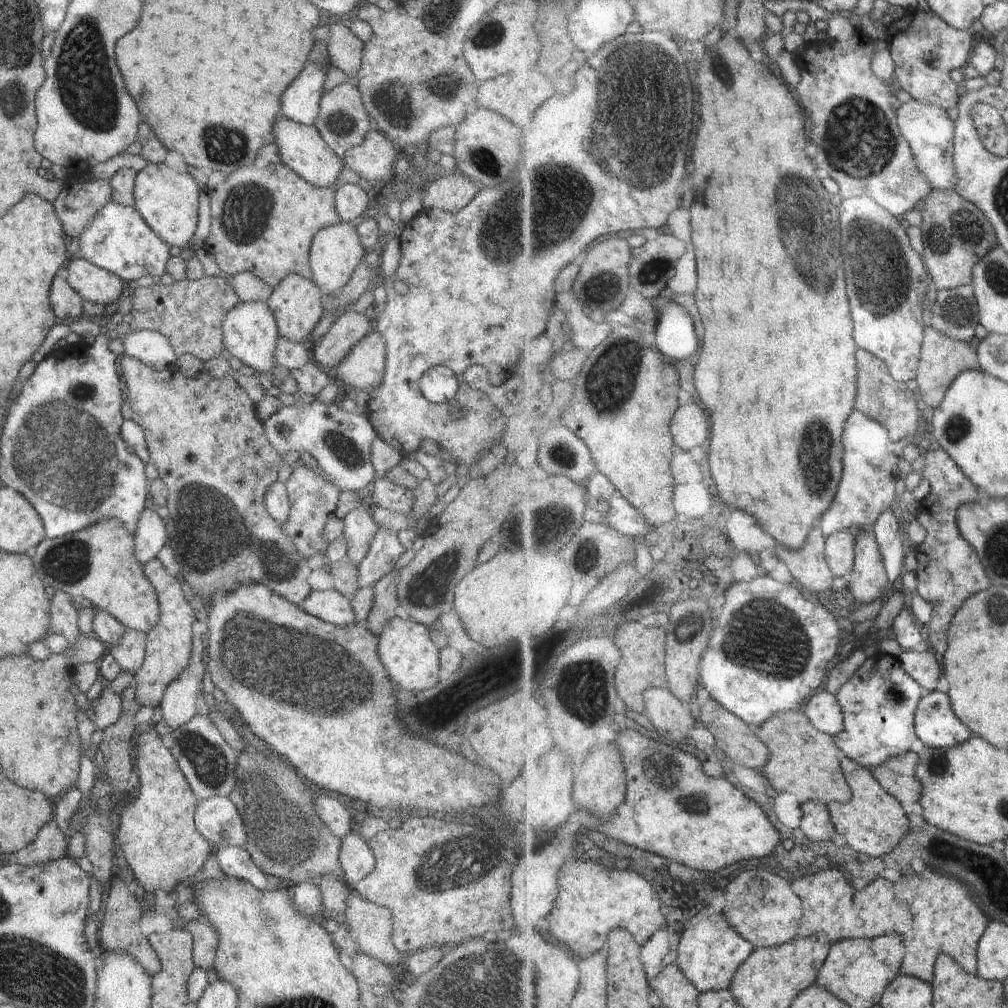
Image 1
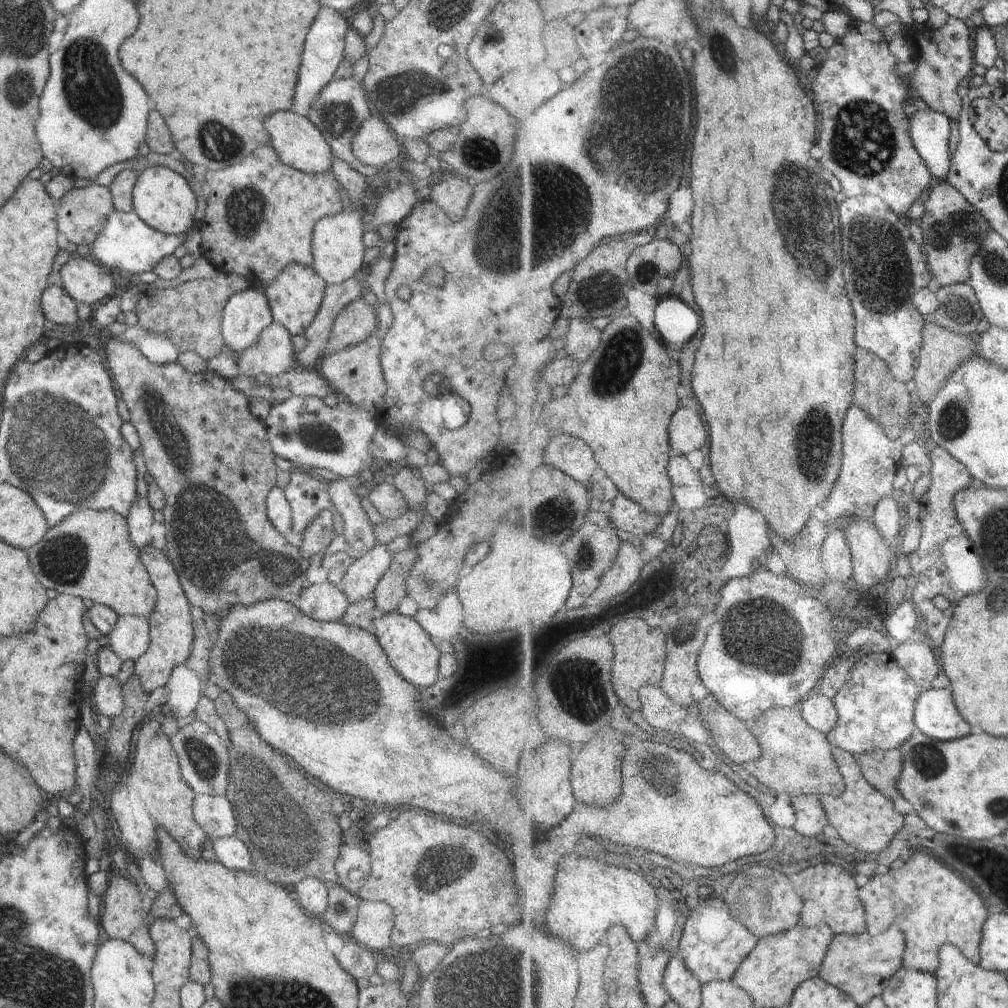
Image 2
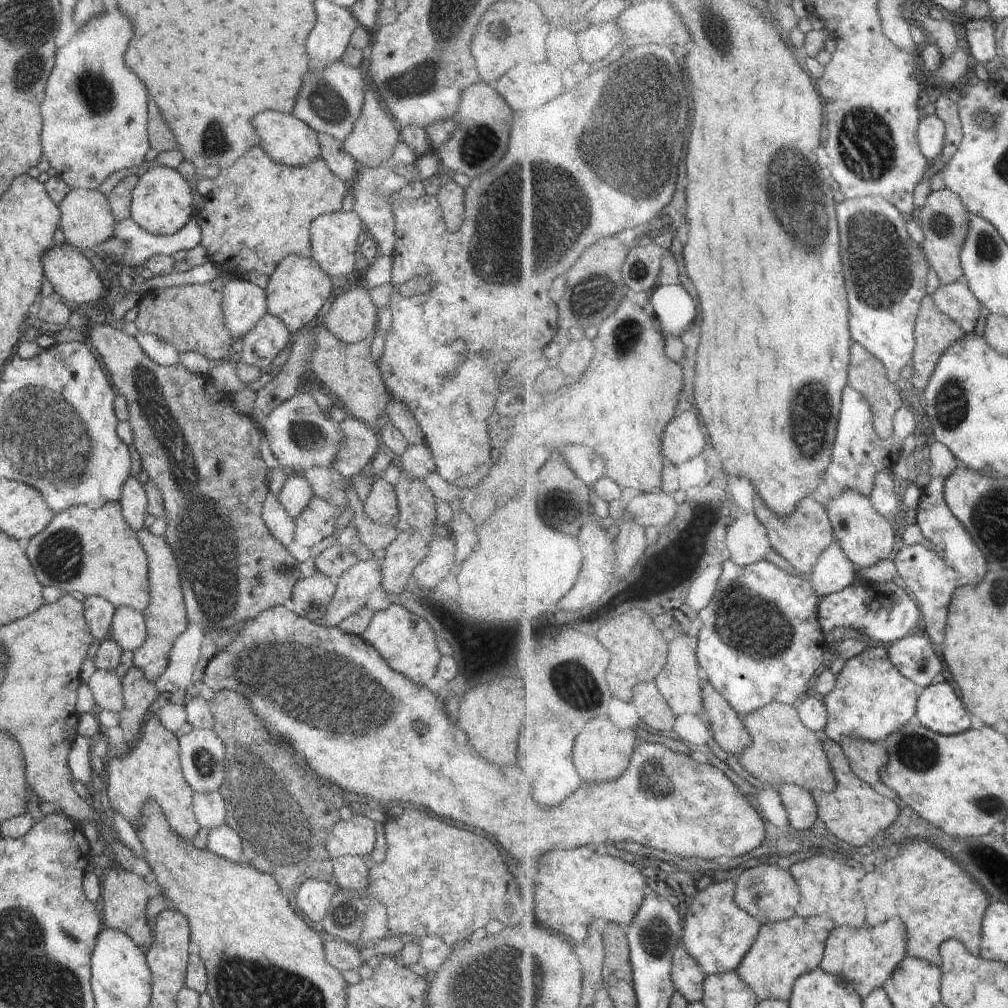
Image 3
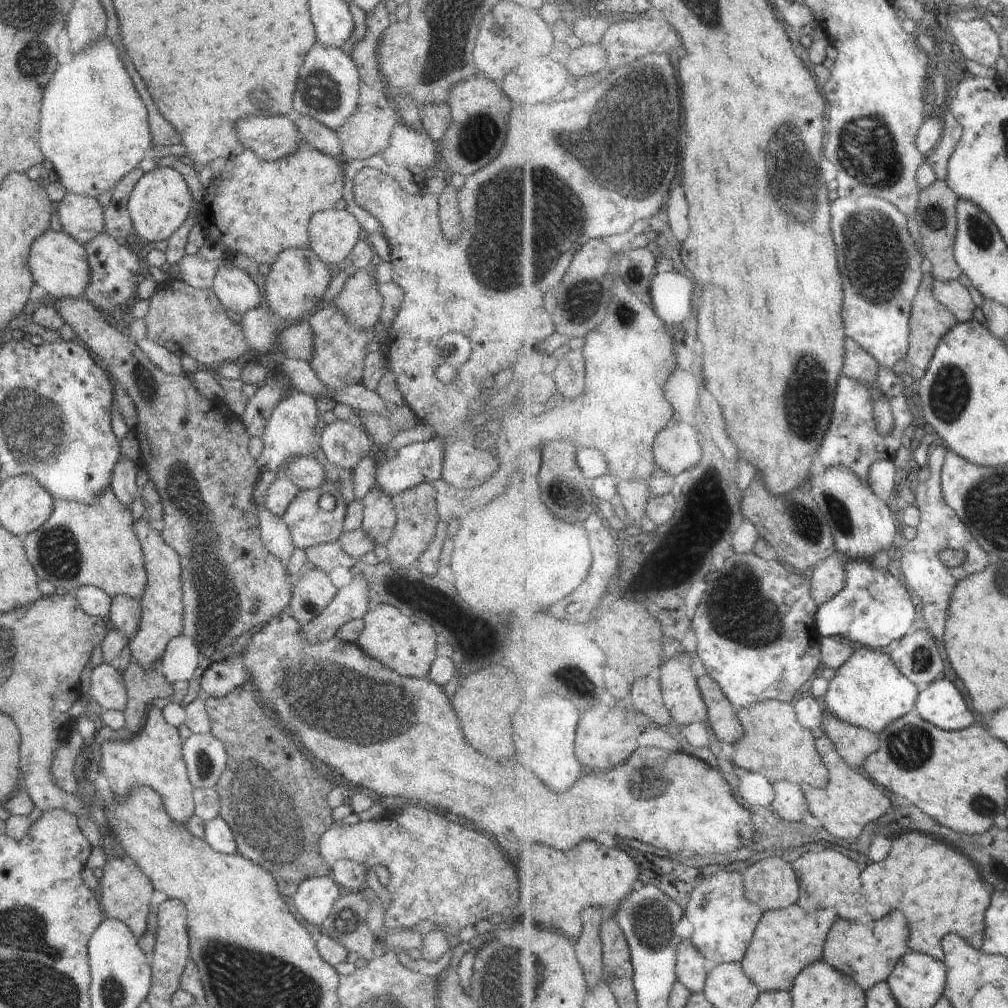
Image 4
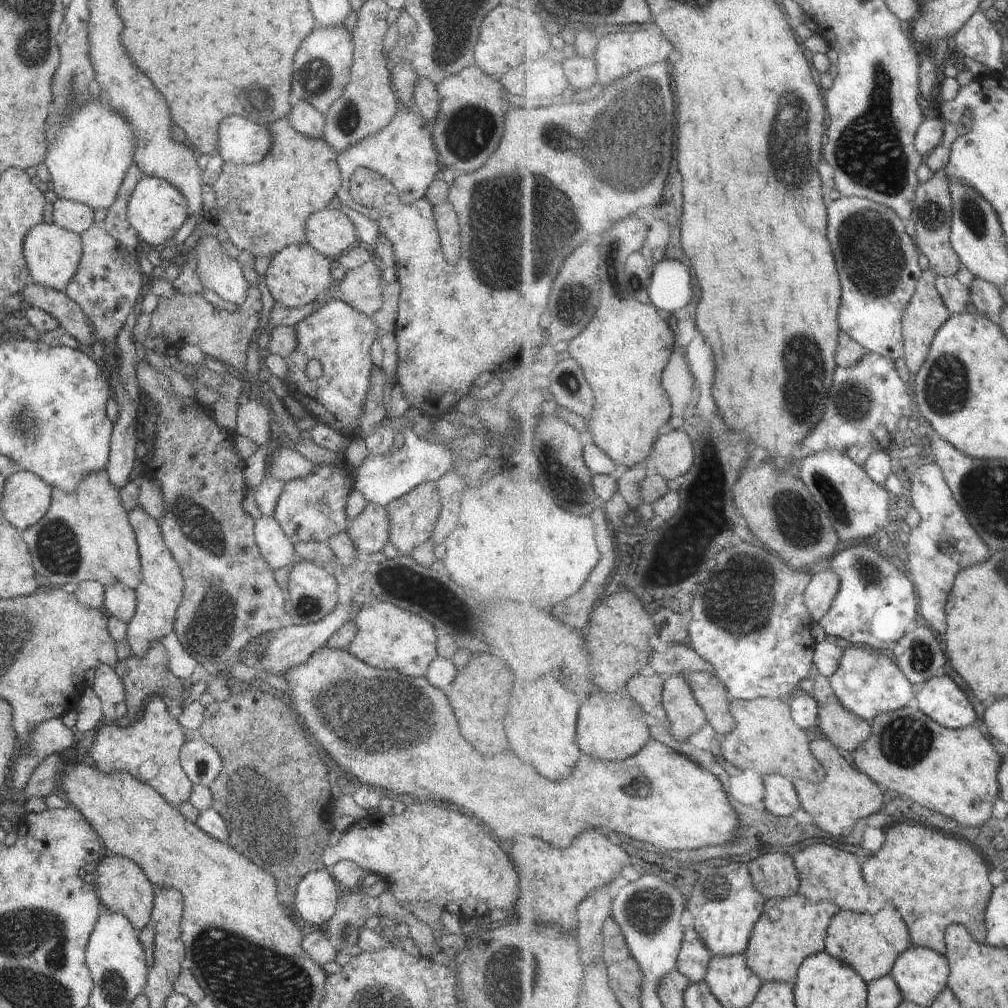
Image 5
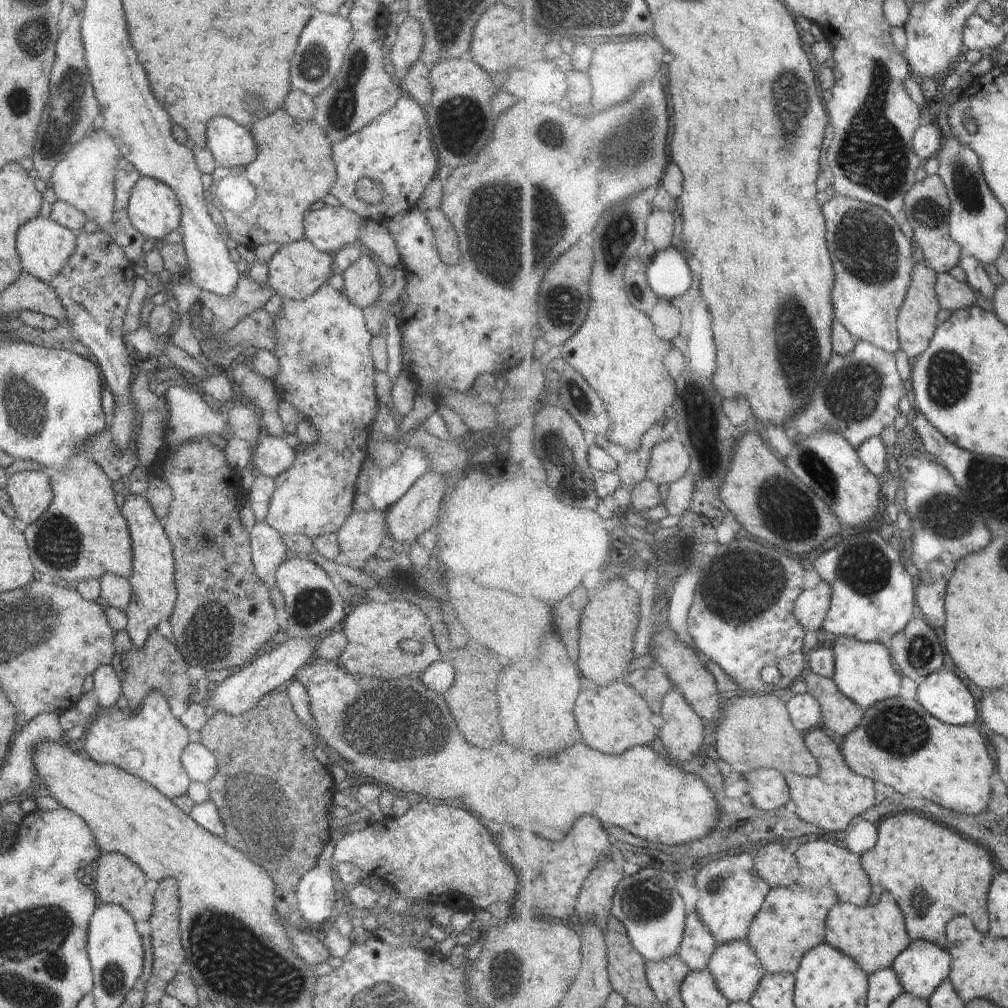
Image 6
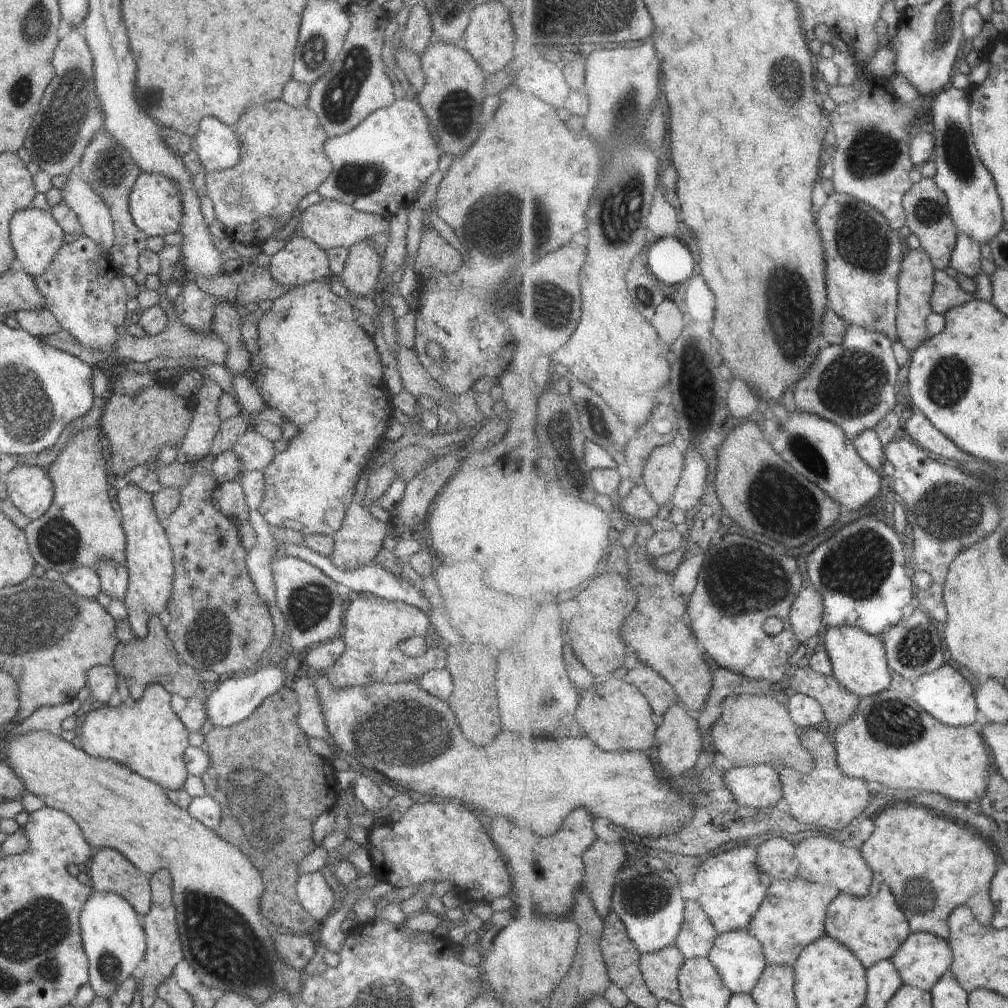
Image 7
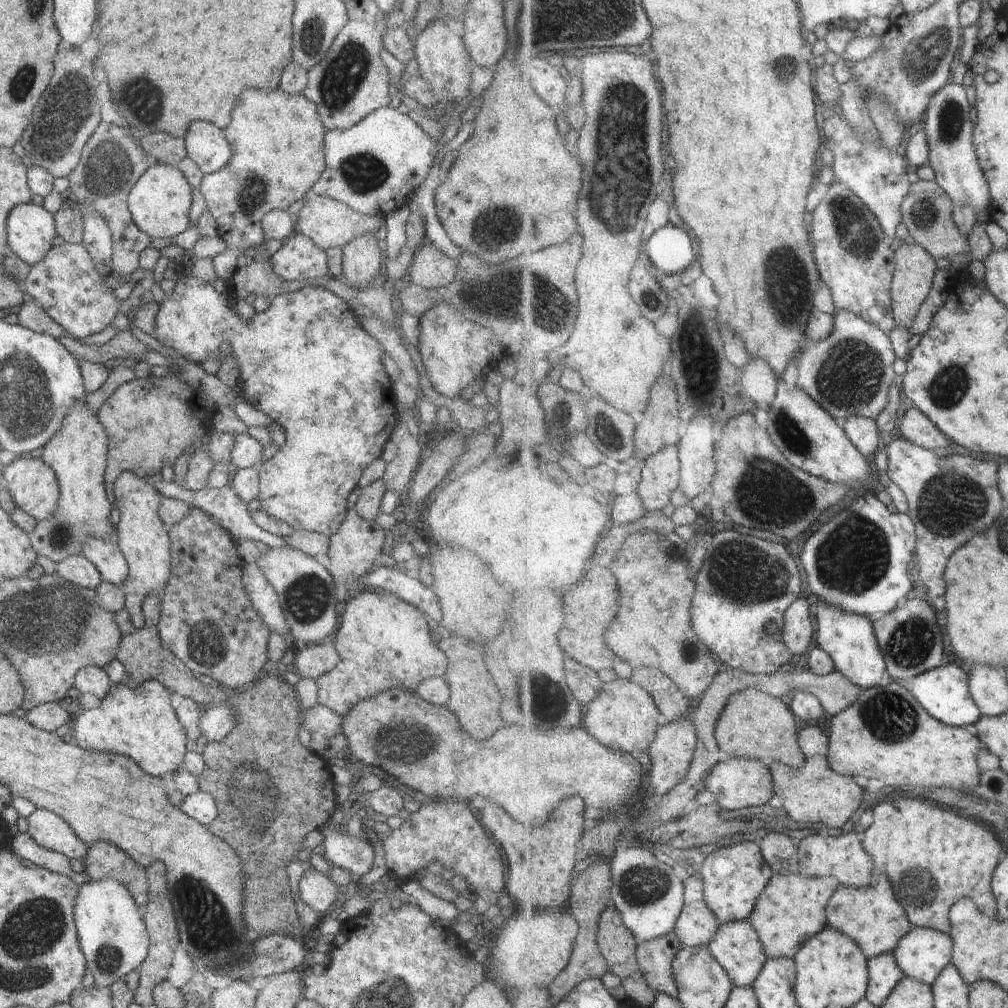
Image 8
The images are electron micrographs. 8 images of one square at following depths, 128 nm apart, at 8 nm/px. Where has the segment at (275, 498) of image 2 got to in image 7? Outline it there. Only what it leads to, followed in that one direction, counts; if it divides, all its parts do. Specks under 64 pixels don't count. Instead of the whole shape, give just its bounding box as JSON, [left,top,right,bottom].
[245,512,280,606]

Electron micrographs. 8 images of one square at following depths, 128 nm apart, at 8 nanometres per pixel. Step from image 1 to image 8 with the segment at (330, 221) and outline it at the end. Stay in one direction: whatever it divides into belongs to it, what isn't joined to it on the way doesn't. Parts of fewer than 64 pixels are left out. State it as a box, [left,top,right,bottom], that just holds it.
[199,90,326,284]

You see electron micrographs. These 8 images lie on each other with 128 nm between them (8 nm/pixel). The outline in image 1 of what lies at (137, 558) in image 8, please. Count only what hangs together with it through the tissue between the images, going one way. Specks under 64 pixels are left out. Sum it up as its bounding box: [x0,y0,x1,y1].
[134,558,199,708]

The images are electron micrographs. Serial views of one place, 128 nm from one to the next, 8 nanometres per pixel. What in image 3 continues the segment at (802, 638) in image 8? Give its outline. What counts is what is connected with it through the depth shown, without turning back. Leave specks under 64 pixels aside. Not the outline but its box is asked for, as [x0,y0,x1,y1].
[811,540,860,598]

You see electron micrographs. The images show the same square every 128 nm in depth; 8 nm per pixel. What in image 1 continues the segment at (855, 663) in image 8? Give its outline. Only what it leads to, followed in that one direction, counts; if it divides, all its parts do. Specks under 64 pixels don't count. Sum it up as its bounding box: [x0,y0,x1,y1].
[837,651,930,771]

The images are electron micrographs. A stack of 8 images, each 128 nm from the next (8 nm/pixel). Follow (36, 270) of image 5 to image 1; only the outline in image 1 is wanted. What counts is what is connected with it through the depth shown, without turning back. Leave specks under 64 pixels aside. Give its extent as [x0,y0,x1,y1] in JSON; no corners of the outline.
[66,256,129,305]

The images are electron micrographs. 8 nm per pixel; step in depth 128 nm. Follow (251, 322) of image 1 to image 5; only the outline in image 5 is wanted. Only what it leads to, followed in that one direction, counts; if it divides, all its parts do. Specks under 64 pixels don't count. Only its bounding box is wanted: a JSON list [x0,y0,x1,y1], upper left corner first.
[196,237,251,308]

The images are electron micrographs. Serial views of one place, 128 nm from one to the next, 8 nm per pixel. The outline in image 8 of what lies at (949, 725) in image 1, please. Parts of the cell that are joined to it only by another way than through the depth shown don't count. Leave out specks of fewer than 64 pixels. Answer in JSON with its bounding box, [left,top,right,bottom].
[913,664,983,727]

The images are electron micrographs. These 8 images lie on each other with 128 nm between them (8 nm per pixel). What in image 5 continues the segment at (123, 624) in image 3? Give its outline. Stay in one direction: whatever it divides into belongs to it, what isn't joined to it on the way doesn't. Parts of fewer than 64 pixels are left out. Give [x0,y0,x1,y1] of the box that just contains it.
[104,582,136,624]

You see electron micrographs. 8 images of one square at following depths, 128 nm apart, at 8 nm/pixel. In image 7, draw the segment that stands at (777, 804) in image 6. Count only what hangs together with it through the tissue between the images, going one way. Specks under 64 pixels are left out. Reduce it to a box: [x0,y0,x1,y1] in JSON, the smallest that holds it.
[726,766,784,808]

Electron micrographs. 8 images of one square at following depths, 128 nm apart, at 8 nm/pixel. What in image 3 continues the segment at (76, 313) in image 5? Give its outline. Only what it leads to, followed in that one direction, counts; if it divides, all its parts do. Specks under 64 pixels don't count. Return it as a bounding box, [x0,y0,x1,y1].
[85,318,304,639]

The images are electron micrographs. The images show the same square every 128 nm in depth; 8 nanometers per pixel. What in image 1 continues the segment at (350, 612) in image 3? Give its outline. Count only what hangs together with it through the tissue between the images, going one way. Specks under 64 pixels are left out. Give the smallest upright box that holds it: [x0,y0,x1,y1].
[357,526,405,588]

